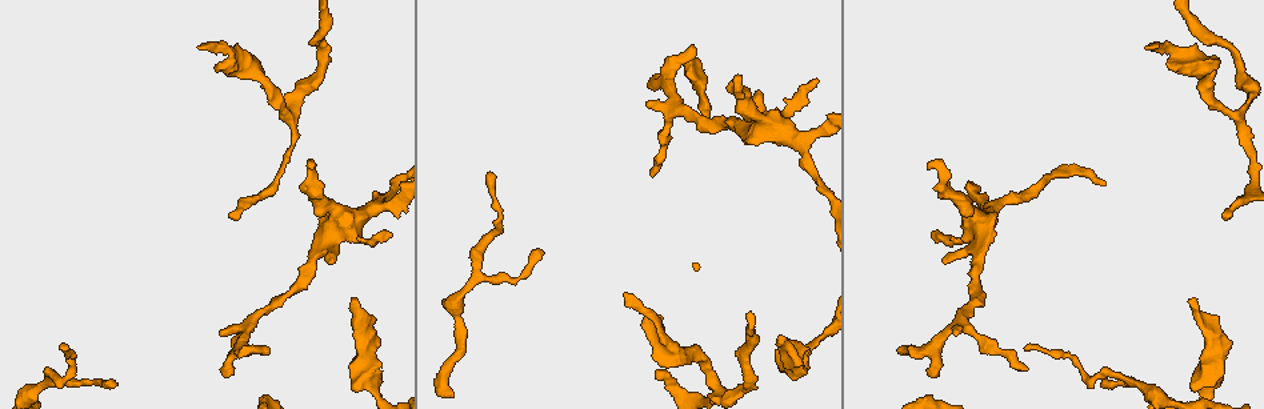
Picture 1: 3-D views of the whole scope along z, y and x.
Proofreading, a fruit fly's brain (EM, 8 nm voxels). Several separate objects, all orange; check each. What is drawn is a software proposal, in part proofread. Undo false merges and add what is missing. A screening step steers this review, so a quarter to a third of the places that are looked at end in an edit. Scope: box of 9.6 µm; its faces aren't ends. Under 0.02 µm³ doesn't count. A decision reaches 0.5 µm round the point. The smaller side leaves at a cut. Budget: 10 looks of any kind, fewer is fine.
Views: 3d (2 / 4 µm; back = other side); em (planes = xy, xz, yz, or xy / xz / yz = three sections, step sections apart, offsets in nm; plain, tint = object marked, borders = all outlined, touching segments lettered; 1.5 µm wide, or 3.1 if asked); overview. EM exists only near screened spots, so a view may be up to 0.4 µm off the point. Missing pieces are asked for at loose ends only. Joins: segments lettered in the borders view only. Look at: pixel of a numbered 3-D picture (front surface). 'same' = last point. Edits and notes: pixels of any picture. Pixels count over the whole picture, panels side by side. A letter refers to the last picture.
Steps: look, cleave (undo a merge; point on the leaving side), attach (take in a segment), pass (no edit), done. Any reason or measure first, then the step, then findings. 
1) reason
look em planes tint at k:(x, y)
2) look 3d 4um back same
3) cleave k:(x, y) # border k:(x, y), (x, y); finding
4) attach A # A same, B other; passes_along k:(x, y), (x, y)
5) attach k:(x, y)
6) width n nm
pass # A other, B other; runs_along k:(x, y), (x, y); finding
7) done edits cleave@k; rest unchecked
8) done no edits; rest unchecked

free end
look em xy step 8 tint at 1:(389, 233)

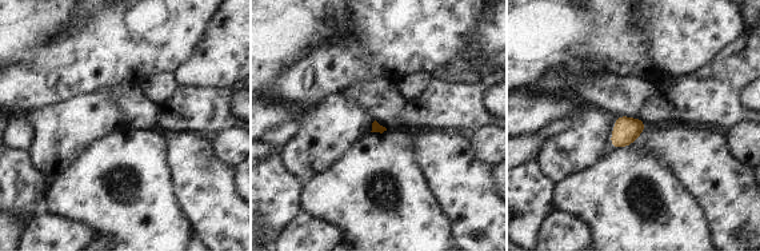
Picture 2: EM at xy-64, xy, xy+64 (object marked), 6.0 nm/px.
look em planes borders same

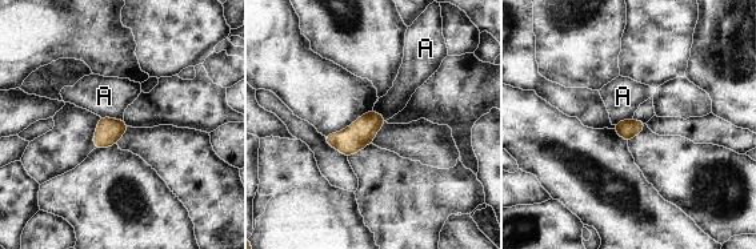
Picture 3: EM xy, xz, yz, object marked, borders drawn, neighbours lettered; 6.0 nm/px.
pass # A other; border 3:(100, 116), (122, 120); none of them fits

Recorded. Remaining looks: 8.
an open end
look 3d 2um at 1:(229, 373)

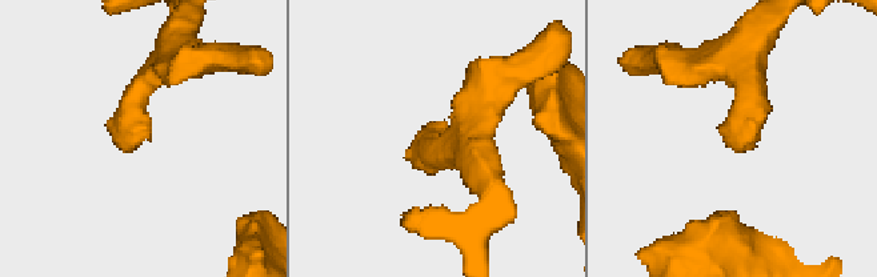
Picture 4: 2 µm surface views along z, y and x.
look em yz step 4 borders at 4:(424, 128)

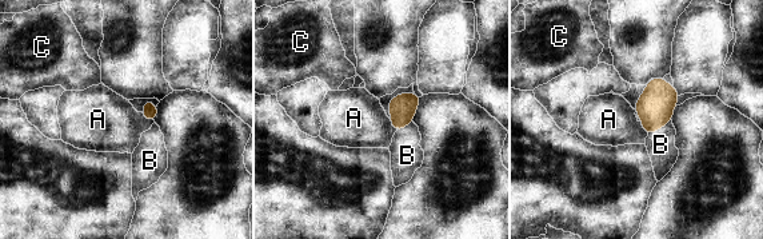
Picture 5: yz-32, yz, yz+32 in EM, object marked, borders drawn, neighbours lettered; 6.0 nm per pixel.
width 130 nm
attach B # A other, B same, C other; it goes on there

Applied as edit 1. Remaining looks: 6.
an open end
look em planes borders at 1:(781, 335)

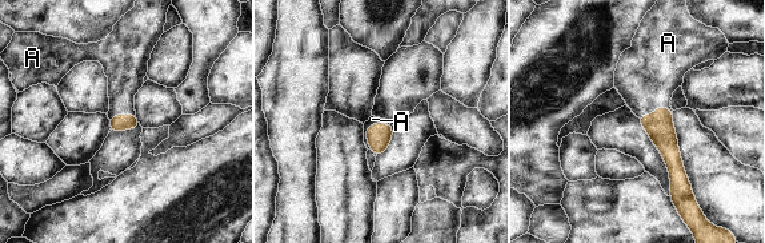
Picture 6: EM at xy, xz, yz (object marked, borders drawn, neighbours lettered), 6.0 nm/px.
attach A # A same; passes_along 6:(379, 135), (368, 127), (372, 119); it goes on there

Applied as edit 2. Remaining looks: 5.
free end
look em xy step 4 tint at 1:(658, 373)

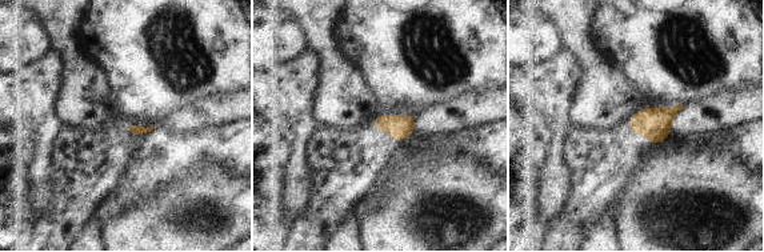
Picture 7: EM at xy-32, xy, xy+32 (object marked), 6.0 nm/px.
another direction
look em planes borders same

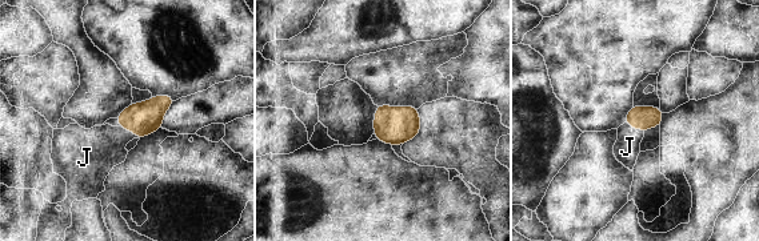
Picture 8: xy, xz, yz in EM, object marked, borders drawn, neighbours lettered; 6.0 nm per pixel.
attach J # J same; it goes on there

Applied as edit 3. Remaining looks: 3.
done edits attach@5, attach@6, attach@8; rest unchecked

